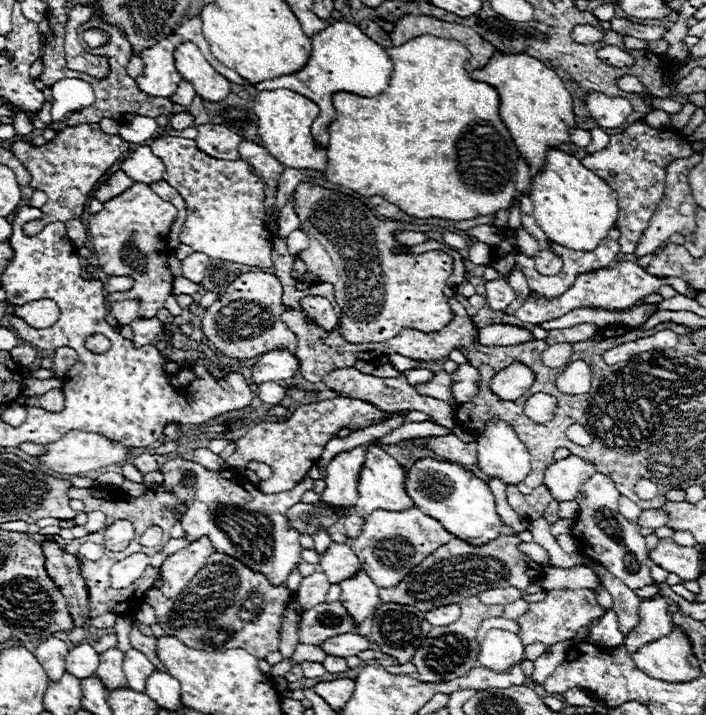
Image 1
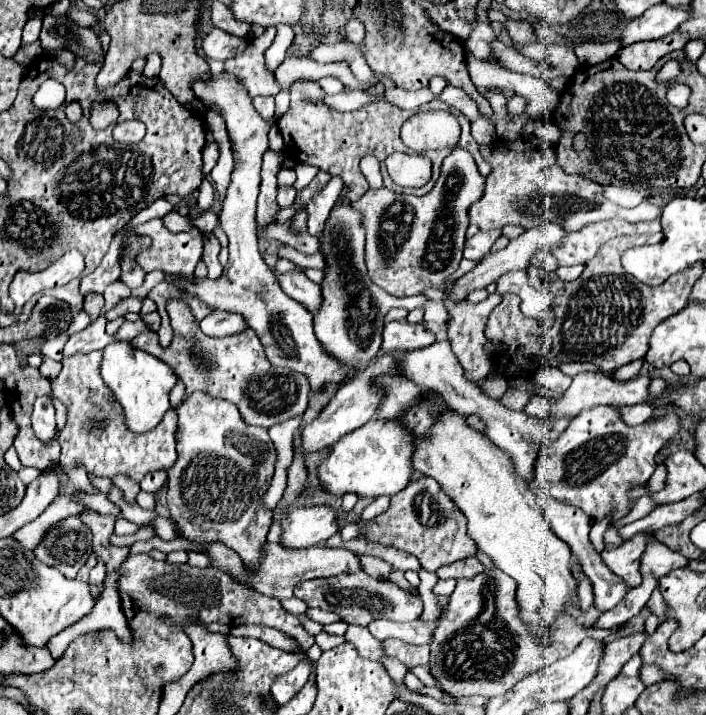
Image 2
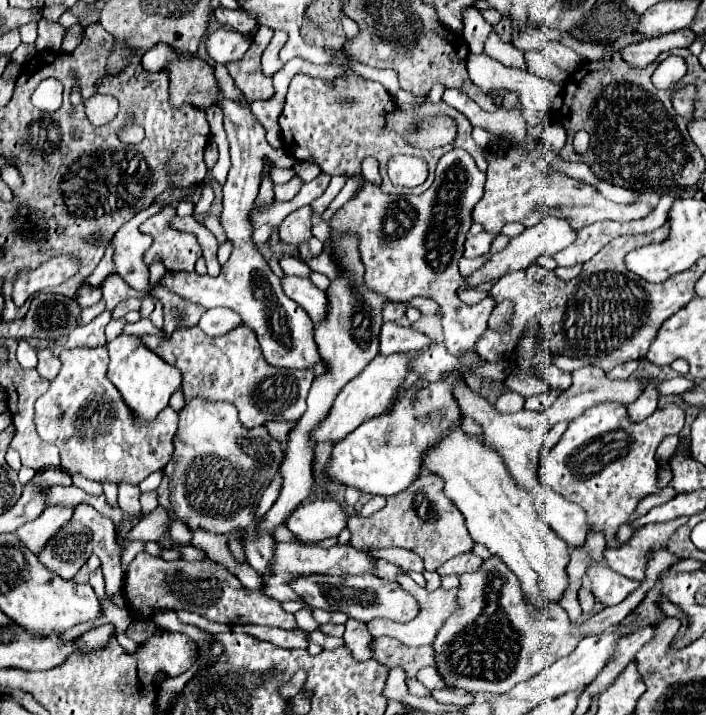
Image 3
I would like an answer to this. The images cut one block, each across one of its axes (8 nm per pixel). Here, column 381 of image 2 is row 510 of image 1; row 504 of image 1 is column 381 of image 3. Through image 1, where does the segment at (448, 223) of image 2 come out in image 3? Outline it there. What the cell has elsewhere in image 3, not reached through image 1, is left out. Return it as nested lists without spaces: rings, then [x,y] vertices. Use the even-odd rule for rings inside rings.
[[[452,148],[448,154],[444,154],[440,158],[438,168],[436,168],[436,180],[430,186],[430,190],[426,190],[424,194],[394,196],[394,194],[382,192],[379,186],[366,182],[362,192],[334,214],[336,230],[340,230],[340,232],[352,230],[352,232],[358,232],[358,236],[360,236],[360,252],[362,252],[362,260],[366,266],[364,278],[366,278],[368,288],[388,296],[394,302],[406,302],[408,298],[414,298],[414,296],[428,296],[440,304],[444,342],[446,342],[446,348],[454,356],[462,356],[466,352],[476,352],[476,342],[484,334],[488,316],[496,305],[495,300],[490,296],[474,306],[464,304],[456,296],[457,288],[464,285],[464,277],[458,270],[458,260],[462,256],[466,234],[472,226],[472,208],[484,194],[484,182],[486,182],[486,174],[482,174],[478,170],[474,158],[462,148]]]

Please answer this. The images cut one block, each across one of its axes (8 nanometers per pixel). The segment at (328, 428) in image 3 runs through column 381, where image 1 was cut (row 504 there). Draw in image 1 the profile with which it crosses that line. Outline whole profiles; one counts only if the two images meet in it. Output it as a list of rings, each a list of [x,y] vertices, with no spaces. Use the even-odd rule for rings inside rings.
[[[370,446],[366,452],[366,464],[358,482],[358,502],[354,510],[362,516],[374,510],[408,510],[414,502],[406,494],[406,471],[392,456],[388,456],[380,446]]]

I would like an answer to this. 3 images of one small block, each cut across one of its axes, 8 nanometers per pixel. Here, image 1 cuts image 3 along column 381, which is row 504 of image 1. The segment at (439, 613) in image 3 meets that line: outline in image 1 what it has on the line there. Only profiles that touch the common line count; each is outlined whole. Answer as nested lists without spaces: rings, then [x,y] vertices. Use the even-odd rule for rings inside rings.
[[[622,496],[622,498],[620,498],[620,514],[622,514],[622,516],[626,516],[628,520],[636,522],[636,520],[638,520],[638,516],[640,516],[640,508],[638,508],[632,500],[628,500],[626,496]]]

